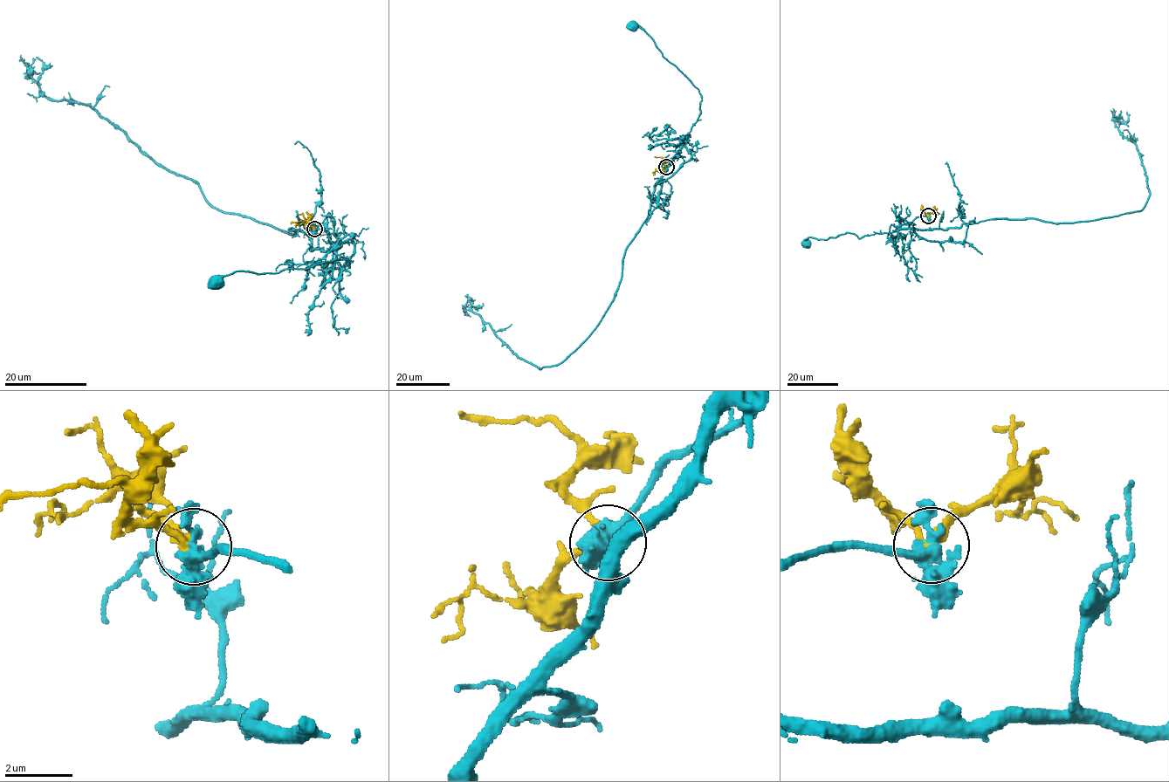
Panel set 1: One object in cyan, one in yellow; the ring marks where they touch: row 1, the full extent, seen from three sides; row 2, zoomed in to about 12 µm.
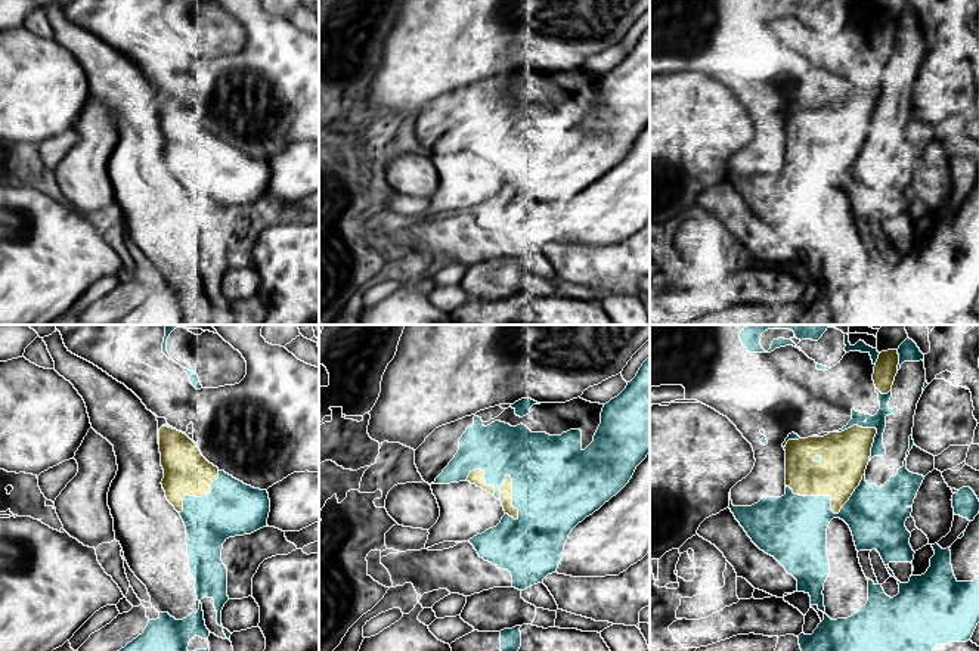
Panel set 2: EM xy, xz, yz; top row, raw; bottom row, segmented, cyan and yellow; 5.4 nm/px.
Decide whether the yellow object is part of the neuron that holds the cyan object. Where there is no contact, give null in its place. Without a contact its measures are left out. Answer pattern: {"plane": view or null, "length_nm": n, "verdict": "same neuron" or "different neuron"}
{"plane": "yz", "length_nm": 440, "verdict": "same neuron"}

